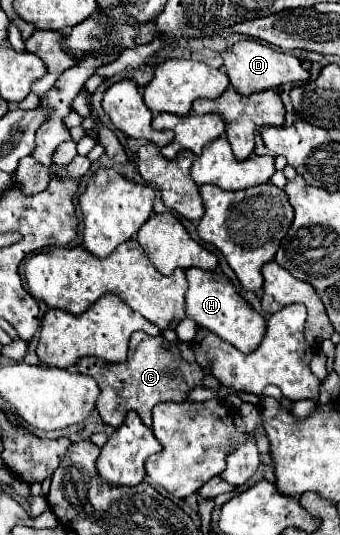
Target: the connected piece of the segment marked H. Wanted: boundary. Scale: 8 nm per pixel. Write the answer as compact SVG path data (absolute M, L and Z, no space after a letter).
M188 269L188 293L186 293L186 315L198 323L198 327L204 327L212 333L216 333L220 339L228 341L242 353L252 353L264 333L266 333L266 321L260 313L256 313L234 289L230 279L222 271L202 271L202 269Z

